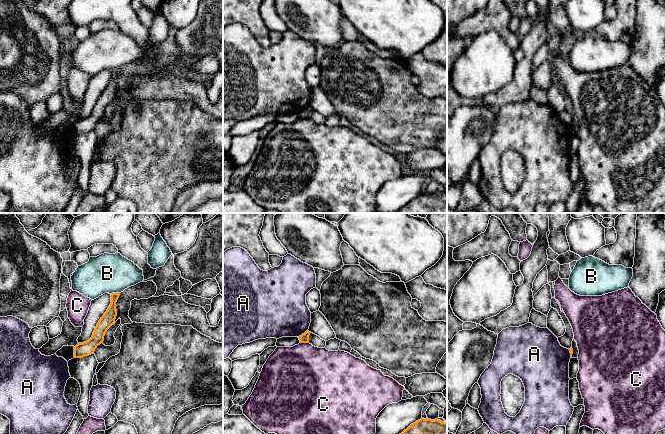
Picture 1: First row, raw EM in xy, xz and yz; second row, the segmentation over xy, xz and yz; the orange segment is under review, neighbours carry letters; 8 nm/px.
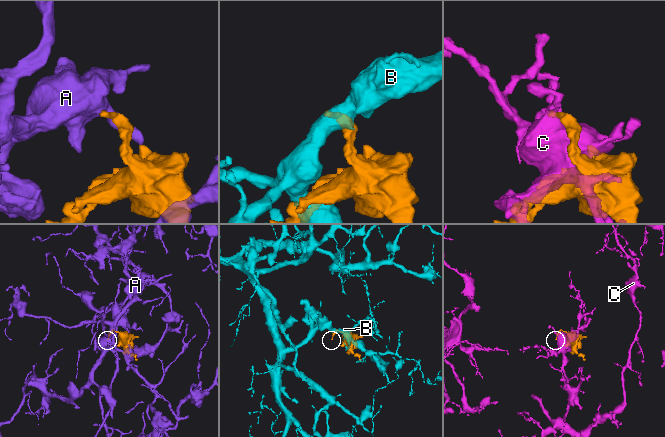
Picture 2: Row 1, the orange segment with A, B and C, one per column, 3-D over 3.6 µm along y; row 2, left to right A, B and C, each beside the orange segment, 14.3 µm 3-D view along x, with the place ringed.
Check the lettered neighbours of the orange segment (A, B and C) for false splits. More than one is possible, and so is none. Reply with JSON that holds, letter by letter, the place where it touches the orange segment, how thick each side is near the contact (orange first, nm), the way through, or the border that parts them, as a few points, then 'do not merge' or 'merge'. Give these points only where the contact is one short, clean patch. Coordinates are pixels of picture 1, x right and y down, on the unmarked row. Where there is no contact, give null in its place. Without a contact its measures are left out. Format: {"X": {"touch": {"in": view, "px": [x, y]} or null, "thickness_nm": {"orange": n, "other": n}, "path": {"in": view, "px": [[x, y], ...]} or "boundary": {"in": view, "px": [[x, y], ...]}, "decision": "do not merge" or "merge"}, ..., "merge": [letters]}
{"A": {"touch": {"in": "xz", "px": [302, 110]}, "thickness_nm": {"orange": 80, "other": 420}, "decision": "do not merge"}, "B": {"touch": {"in": "xy", "px": [115, 69]}, "thickness_nm": {"orange": 110, "other": 320}, "decision": "do not merge"}, "C": {"touch": {"in": "xz", "px": [304, 118]}, "thickness_nm": {"orange": 80, "other": 460}, "decision": "do not merge"}, "merge": []}

